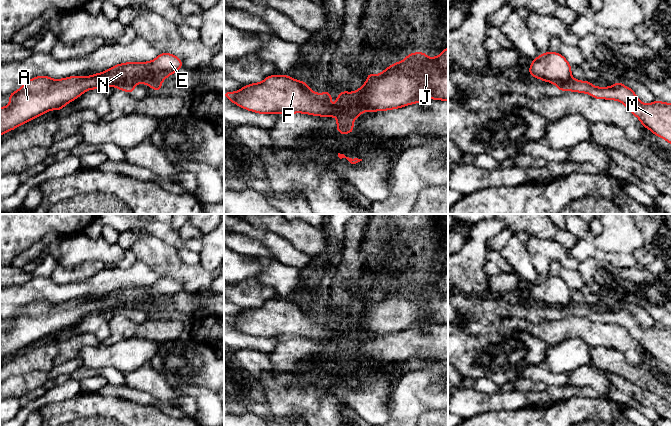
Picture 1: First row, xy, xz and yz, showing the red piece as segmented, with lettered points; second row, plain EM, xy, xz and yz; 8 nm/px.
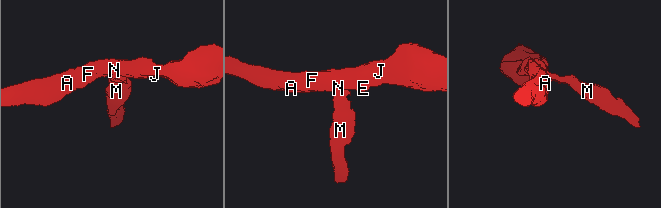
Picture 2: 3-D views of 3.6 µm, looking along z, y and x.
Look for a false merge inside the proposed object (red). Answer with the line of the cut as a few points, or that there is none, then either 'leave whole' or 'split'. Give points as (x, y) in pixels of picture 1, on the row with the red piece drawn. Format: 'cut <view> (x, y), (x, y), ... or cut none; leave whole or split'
cut xz (360, 111), (346, 109), (338, 116); split

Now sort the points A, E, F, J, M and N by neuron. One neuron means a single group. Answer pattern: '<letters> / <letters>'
A E F J N / M

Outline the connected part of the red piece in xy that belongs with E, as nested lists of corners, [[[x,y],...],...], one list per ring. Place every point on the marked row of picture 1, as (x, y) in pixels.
[[[162,52],[150,62],[118,64],[92,76],[72,76],[59,80],[52,79],[49,76],[37,76],[26,81],[20,89],[7,95],[11,102],[7,107],[0,108],[0,136],[50,110],[60,111],[66,104],[90,89],[103,89],[106,86],[116,86],[122,82],[132,82],[147,84],[153,90],[159,91],[163,88],[160,83],[181,67],[183,67],[183,64],[178,57]]]

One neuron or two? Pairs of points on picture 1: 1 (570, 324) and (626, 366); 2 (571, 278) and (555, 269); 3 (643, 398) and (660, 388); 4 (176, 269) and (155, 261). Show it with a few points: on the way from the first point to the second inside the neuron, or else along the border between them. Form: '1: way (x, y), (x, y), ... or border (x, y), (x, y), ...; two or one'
1: border (591, 346), (612, 347), (622, 354); two
2: way (567, 275), (559, 271); one
3: border (632, 382), (661, 397); two
4: way (171, 266), (166, 261), (160, 261); one

